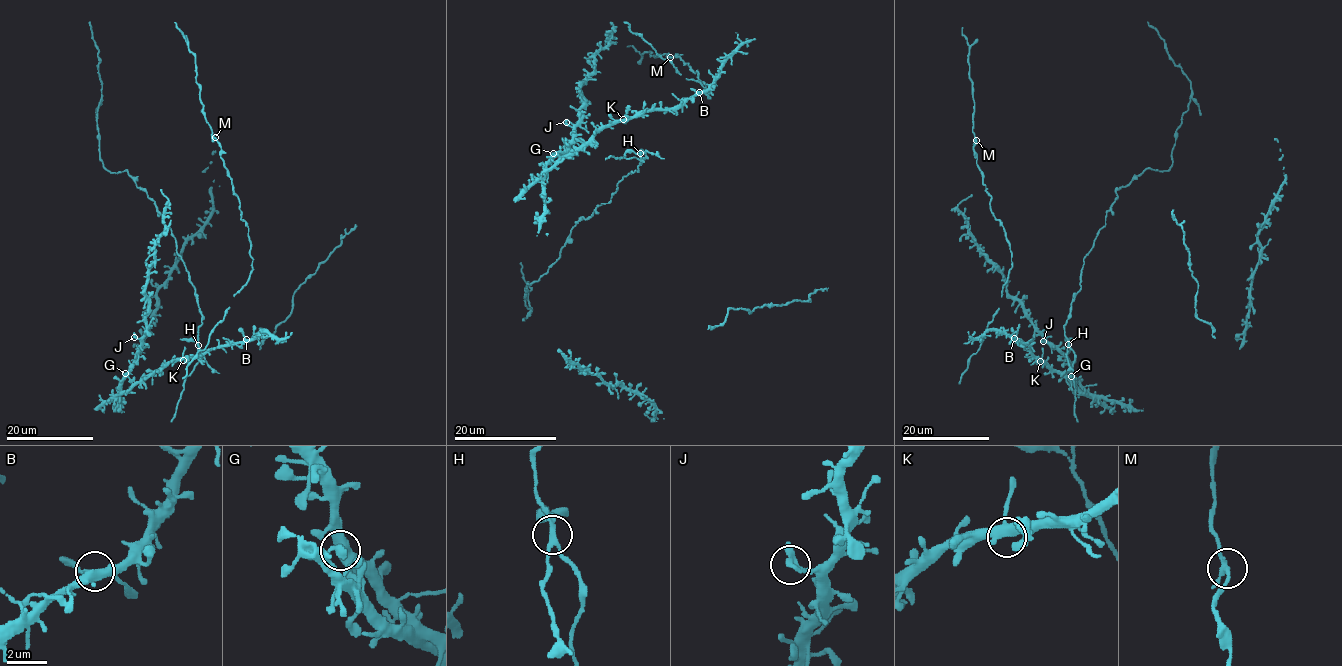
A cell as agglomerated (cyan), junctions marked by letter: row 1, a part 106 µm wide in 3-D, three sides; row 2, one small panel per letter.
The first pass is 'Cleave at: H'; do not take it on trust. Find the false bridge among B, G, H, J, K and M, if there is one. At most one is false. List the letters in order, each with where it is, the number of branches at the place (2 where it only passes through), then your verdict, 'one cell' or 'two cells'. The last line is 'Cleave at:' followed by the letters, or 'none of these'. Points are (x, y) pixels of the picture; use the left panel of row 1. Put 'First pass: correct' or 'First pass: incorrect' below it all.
B: place (246, 339); branches 4; one cell
G: place (125, 373); branches 4; one cell
H: place (198, 345); branches 4; two cells
J: place (134, 337); branches 3; one cell
K: place (183, 360); branches 4; one cell
M: place (215, 137); branches 3; one cell
Cleave at: H
First pass: correct

